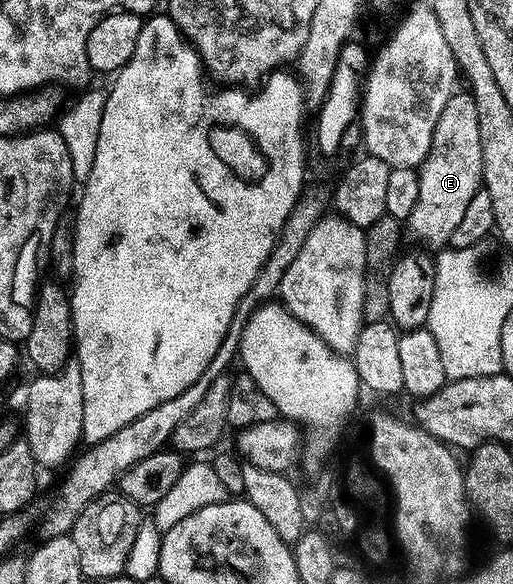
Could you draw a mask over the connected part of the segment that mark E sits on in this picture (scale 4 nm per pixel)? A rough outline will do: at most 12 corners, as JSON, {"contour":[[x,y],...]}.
{"contour":[[447,101],[407,231],[446,246],[483,187],[479,113]]}

